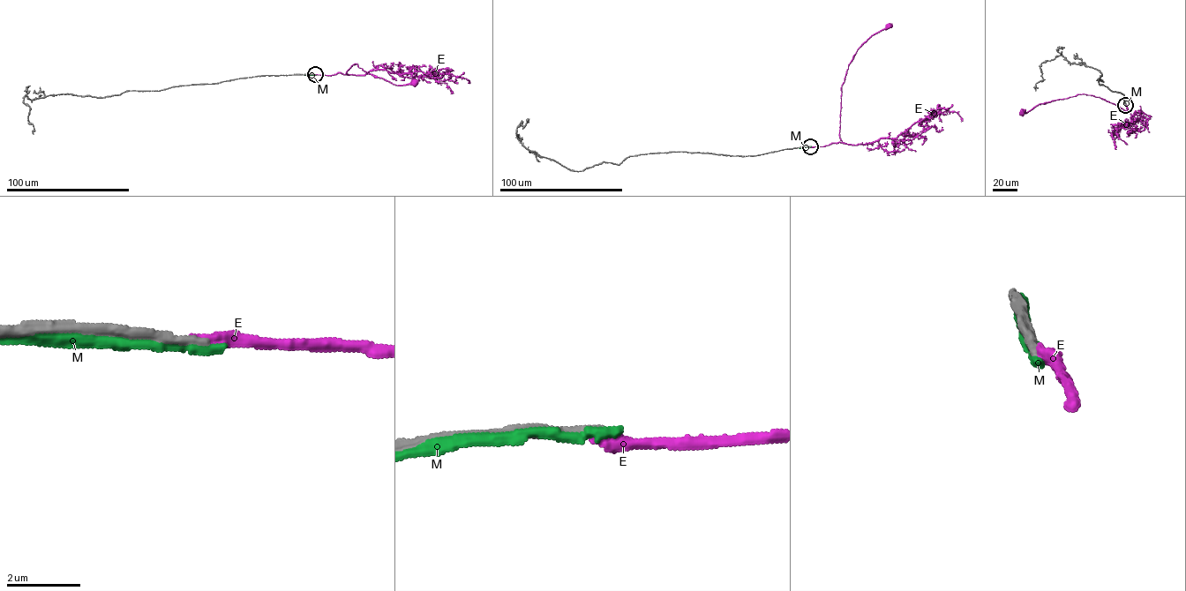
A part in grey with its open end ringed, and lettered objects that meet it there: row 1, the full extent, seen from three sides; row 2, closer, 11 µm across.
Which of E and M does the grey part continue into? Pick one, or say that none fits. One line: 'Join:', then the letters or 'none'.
Join: none

